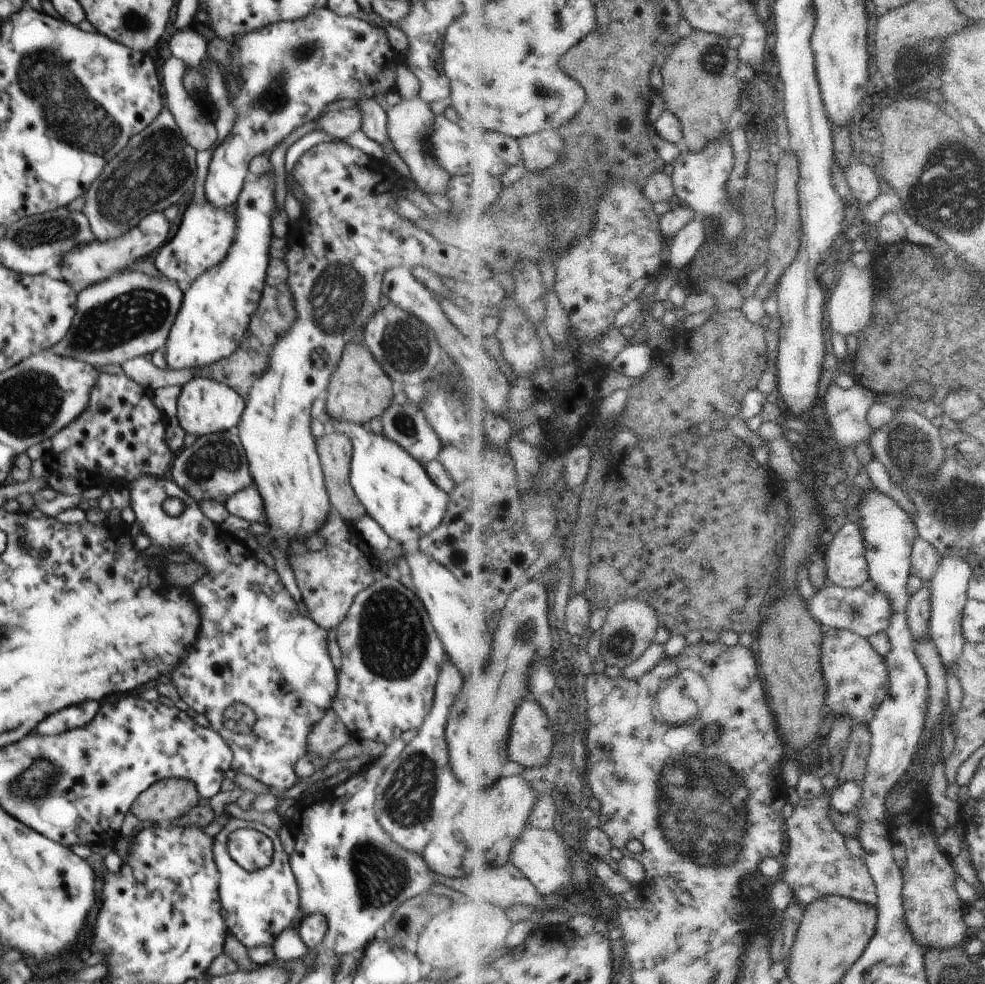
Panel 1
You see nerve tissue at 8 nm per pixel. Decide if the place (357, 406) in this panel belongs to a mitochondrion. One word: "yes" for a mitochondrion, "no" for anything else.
no

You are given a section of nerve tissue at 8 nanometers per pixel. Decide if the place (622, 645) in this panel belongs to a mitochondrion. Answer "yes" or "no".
yes

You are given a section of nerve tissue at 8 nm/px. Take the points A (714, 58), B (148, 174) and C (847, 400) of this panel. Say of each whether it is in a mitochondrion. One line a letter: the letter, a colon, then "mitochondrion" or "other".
A: mitochondrion
B: mitochondrion
C: other

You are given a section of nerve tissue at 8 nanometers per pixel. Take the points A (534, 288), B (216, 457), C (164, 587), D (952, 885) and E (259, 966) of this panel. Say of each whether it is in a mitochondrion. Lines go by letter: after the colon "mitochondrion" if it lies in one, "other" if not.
A: other
B: mitochondrion
C: other
D: other
E: other

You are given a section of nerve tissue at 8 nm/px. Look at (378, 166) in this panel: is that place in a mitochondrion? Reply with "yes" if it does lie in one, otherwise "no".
no

